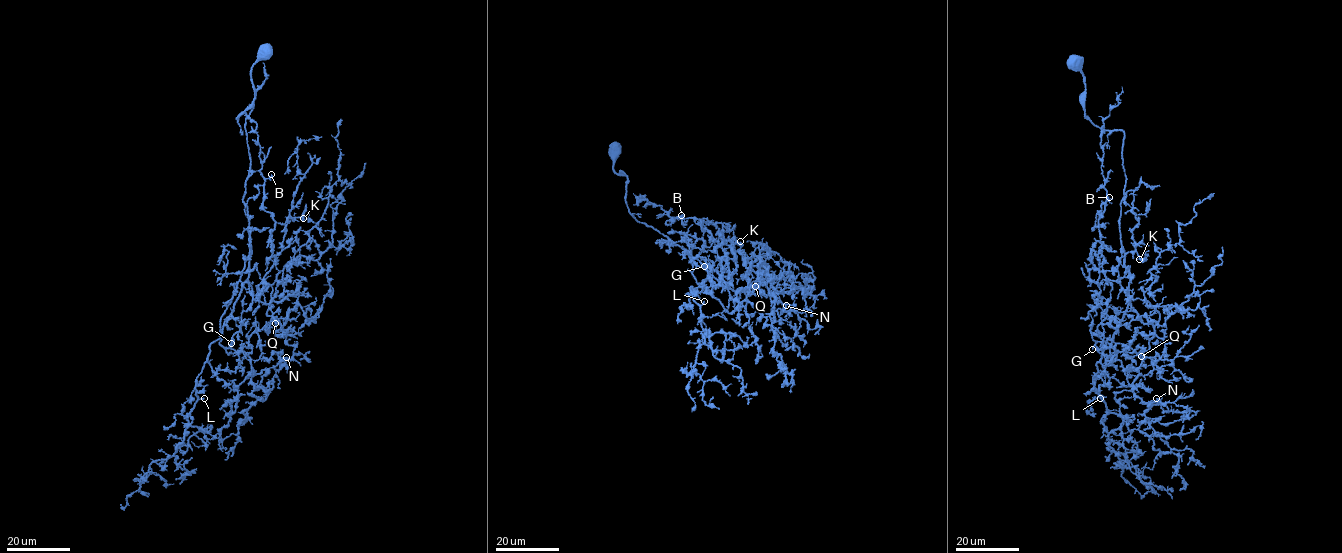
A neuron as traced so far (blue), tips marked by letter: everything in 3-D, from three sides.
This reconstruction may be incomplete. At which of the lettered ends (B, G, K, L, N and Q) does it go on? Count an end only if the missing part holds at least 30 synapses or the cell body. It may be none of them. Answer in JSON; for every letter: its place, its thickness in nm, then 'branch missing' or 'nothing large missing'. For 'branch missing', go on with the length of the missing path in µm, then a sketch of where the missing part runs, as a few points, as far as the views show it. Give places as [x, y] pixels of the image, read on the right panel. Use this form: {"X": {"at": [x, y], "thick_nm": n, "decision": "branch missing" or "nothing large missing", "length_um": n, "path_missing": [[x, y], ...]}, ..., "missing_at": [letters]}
{"B": {"at": [1109, 197], "thick_nm": 140, "decision": "branch missing", "length_um": 10, "path_missing": [[1109, 197], [1120, 187], [1123, 178]]}, "G": {"at": [1092, 349], "thick_nm": 200, "decision": "branch missing", "length_um": 30, "path_missing": [[1092, 349], [1092, 358], [1081, 356], [1086, 370], [1077, 377]]}, "K": {"at": [1139, 259], "thick_nm": 240, "decision": "nothing large missing"}, "L": {"at": [1100, 398], "thick_nm": 190, "decision": "branch missing", "length_um": 15, "path_missing": [[1100, 398], [1100, 405], [1110, 409], [1109, 417], [1118, 417]]}, "N": {"at": [1156, 398], "thick_nm": 180, "decision": "nothing large missing"}, "Q": {"at": [1141, 356], "thick_nm": 170, "decision": "nothing large missing"}, "missing_at": ["B", "G", "L"]}

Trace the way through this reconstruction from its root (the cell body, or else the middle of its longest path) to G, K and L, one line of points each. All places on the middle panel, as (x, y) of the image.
G: (614, 150), (612, 169), (628, 180), (629, 213), (703, 264), (710, 274), (700, 285), (712, 290), (704, 266)
K: (614, 150), (612, 169), (628, 180), (629, 213), (687, 250), (727, 288), (719, 235), (736, 251), (740, 241)
L: (614, 150), (612, 169), (628, 180), (629, 213), (710, 273), (688, 293), (699, 304), (704, 301)

